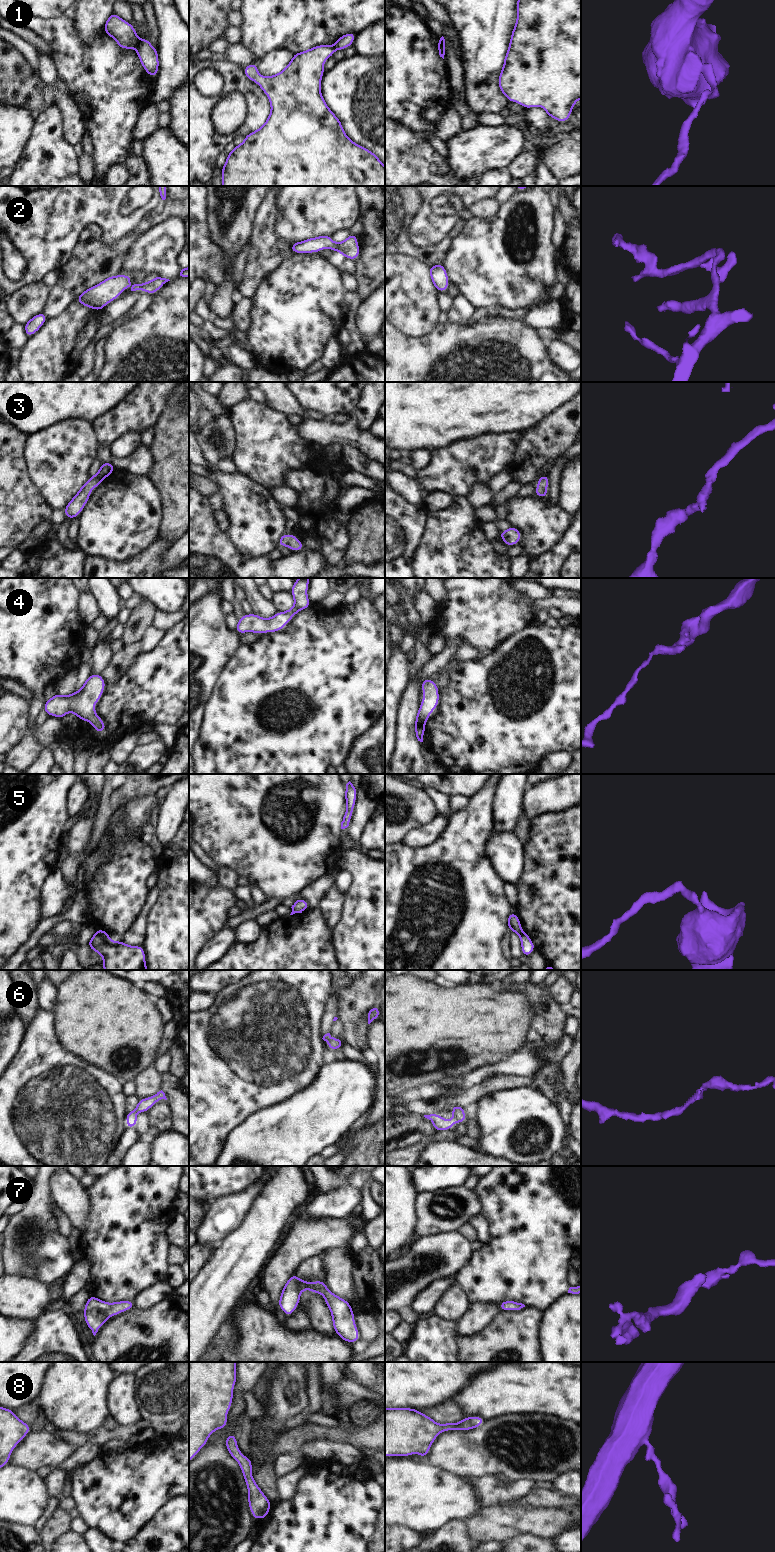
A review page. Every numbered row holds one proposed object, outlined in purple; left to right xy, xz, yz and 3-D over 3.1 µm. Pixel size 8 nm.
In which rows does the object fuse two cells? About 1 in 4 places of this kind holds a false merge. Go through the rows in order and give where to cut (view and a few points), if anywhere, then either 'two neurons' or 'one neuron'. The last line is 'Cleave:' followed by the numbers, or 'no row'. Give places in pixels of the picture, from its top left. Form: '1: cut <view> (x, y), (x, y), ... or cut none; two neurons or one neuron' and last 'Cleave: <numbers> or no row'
1: cut xy (140, 40), (136, 48); two neurons
2: cut none; one neuron
3: cut none; one neuron
4: cut none; one neuron
5: cut xy (96, 931), (107, 939); two neurons
6: cut none; one neuron
7: cut none; one neuron
8: cut none; one neuron
Cleave: 1, 5

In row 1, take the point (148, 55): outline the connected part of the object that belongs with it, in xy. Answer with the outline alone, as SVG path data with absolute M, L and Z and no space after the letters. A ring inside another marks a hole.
M147 38L140 40L136 54L146 73L150 77L156 77L159 70L158 51Z

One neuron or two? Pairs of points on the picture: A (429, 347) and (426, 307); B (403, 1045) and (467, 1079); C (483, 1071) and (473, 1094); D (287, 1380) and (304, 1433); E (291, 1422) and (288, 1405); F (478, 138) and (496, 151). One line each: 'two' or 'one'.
A: two
B: two
C: two
D: two
E: two
F: one

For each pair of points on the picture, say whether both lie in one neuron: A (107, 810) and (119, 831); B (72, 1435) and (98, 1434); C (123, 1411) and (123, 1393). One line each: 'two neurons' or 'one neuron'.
A: two neurons
B: one neuron
C: one neuron

